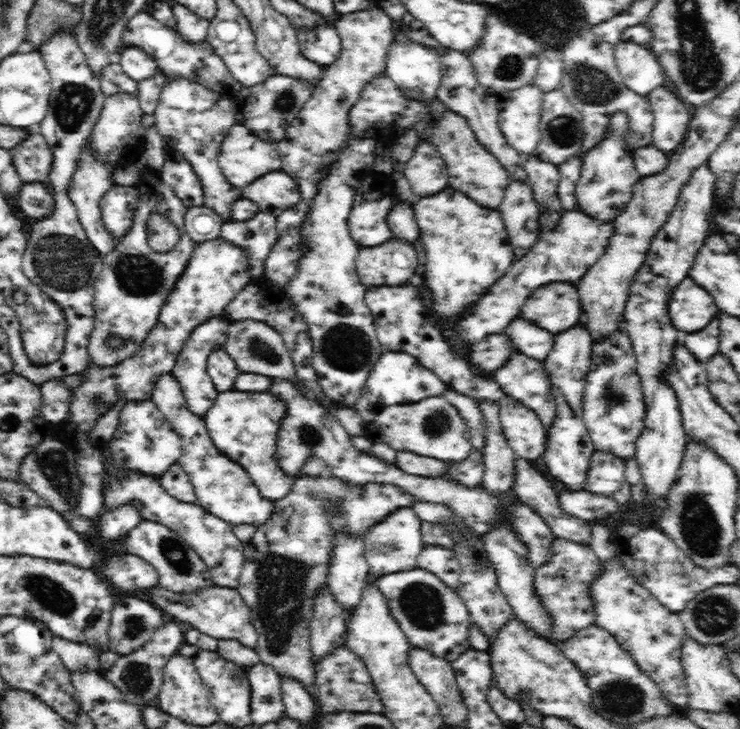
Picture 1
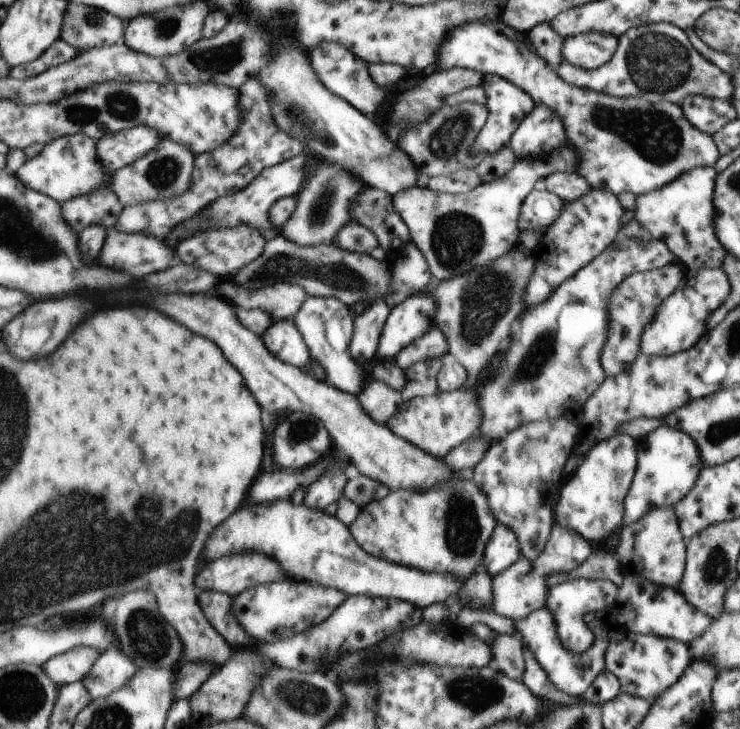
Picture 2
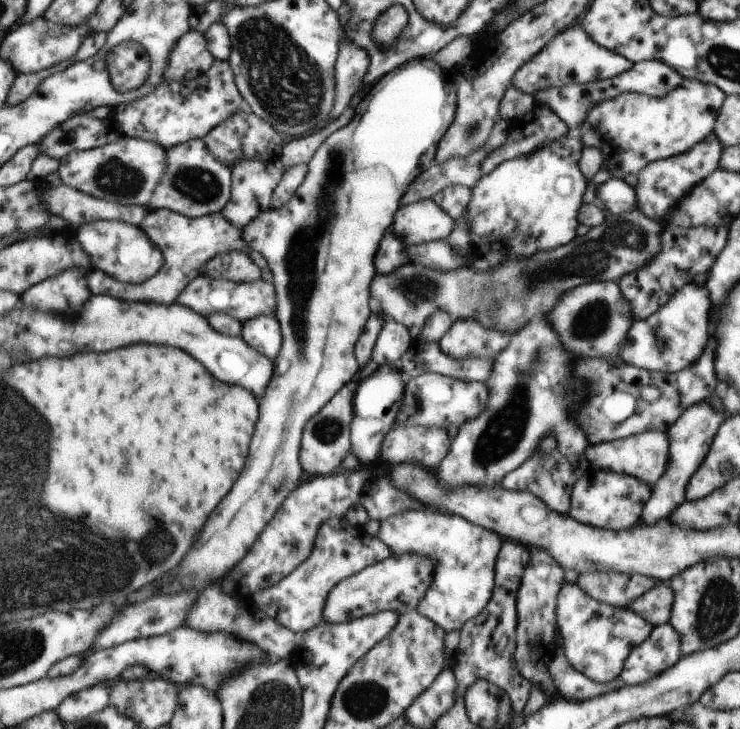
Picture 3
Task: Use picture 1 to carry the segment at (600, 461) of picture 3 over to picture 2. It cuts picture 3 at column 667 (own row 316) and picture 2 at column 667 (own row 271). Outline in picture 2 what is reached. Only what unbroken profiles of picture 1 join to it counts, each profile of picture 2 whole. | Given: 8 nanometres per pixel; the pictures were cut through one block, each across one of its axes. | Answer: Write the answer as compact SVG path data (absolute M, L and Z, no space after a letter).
M660 426L641 440L639 446L636 475L632 487L625 497L624 524L638 523L651 510L658 508L675 508L697 484L701 471L705 467L701 460L696 442L682 430Z

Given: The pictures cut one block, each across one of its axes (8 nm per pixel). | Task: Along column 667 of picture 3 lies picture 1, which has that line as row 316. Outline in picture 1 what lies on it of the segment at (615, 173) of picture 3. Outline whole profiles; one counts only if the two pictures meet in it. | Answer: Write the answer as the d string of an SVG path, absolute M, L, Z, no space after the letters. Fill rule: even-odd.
M152 174L150 184L156 184L156 194L142 197L134 212L132 228L112 252L103 257L104 268L97 279L93 301L95 331L88 344L94 367L115 367L138 352L156 326L160 310L186 271L197 245L186 232L184 213L187 207L182 200L161 180L160 174ZM111 337L120 337L124 345L116 350L109 348L107 339Z

